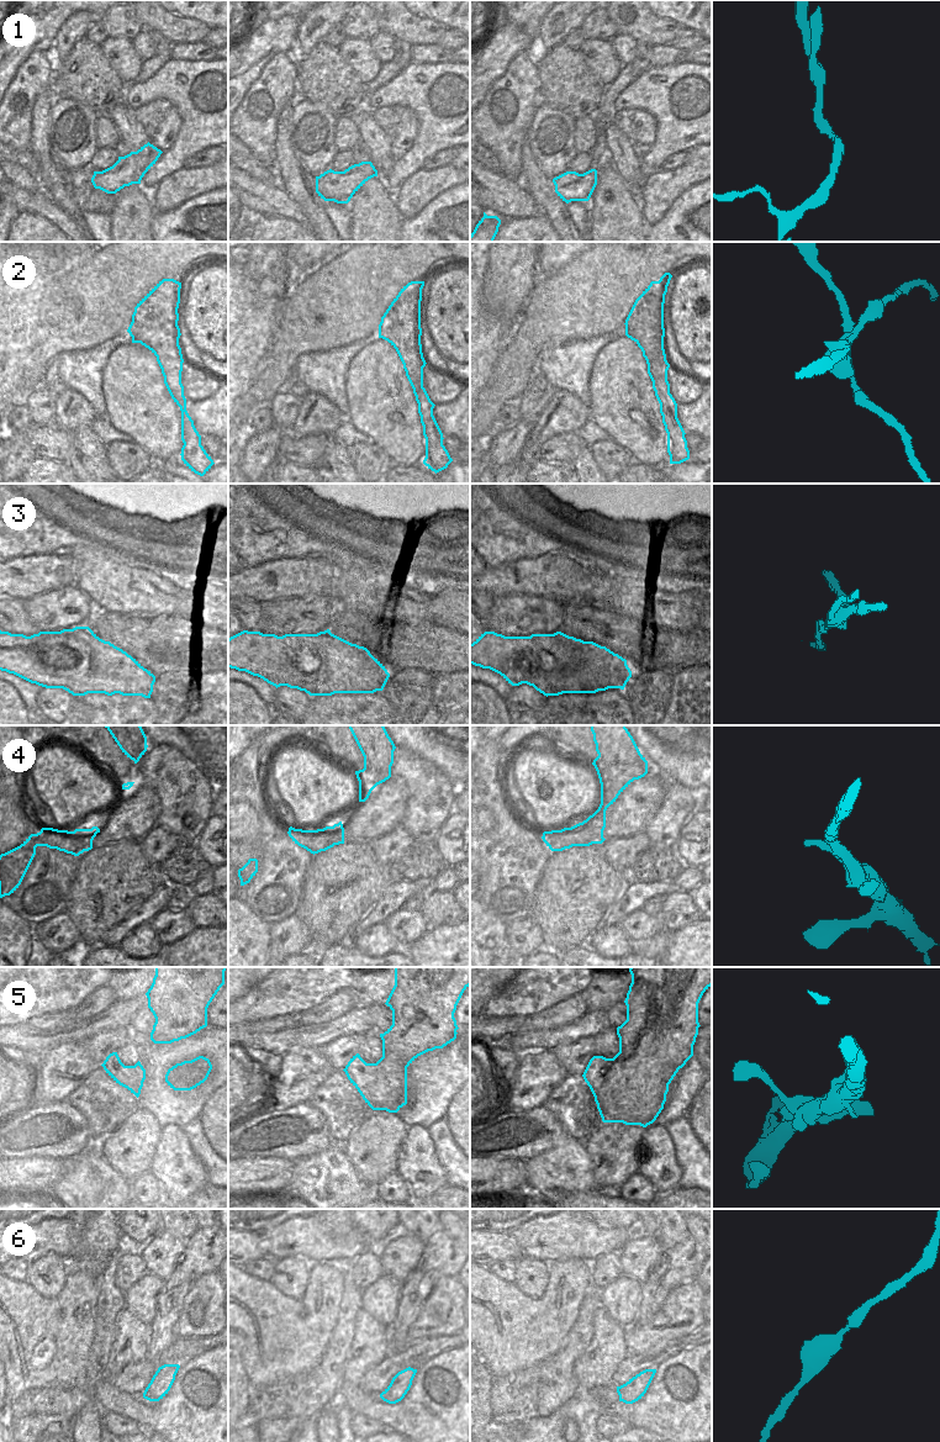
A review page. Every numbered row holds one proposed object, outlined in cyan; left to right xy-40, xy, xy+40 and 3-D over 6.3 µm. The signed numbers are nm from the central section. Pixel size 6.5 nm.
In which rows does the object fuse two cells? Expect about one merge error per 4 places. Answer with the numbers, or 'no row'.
2, 3

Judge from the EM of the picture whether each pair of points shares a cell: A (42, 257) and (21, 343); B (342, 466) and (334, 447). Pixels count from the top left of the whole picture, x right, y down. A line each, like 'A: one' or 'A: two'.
A: one
B: one

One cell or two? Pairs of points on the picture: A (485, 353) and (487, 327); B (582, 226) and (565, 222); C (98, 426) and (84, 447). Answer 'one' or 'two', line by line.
A: one
B: two
C: two

